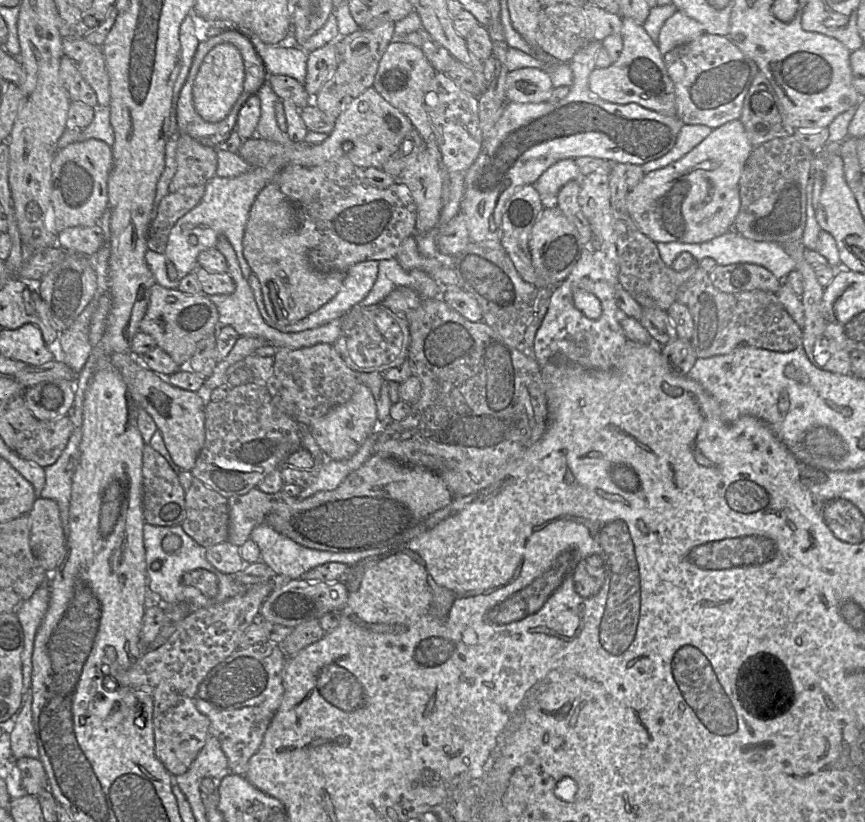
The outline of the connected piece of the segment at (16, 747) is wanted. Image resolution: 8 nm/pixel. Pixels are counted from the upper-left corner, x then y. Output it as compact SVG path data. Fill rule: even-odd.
M31 687L30 690L24 694L24 697L25 697L25 701L22 703L19 709L19 714L16 719L14 728L10 733L11 753L14 759L19 759L22 757L39 759L39 749L38 749L36 733L33 724L33 716L32 716L33 695L32 695Z

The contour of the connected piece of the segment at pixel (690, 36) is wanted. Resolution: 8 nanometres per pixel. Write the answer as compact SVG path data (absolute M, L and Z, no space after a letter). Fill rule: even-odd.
M677 10L663 24L656 42L661 55L666 54L673 48L689 43L705 33L702 25Z

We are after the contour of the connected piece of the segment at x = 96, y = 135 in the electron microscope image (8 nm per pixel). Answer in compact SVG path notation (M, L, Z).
M98 105L94 108L94 118L84 129L77 131L66 129L58 141L58 149L91 138L102 140L110 147L114 145L114 130L110 122L109 106Z

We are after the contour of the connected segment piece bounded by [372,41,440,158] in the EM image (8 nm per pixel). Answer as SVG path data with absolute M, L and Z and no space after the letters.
M391 42L387 47L378 67L373 88L393 107L405 114L412 126L422 137L426 149L432 155L439 156L440 150L431 120L425 108L425 96L436 75L421 48L405 42Z

